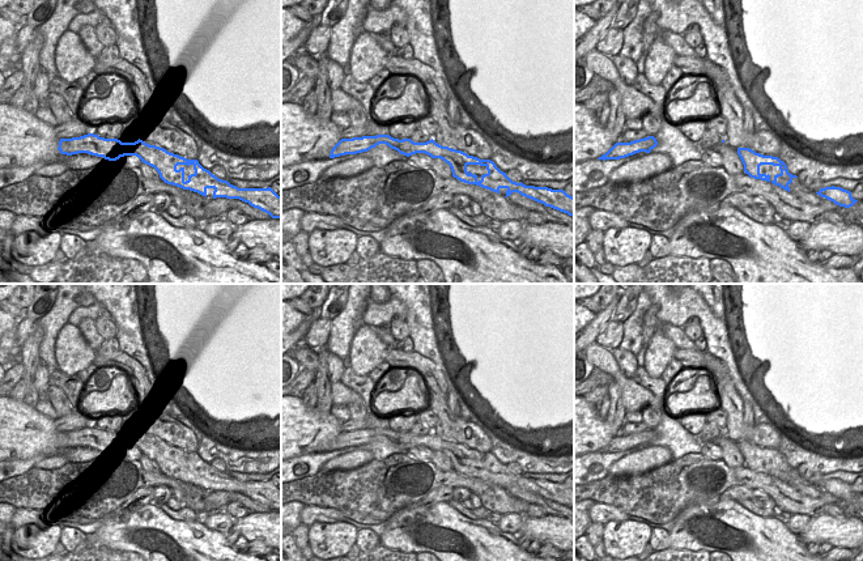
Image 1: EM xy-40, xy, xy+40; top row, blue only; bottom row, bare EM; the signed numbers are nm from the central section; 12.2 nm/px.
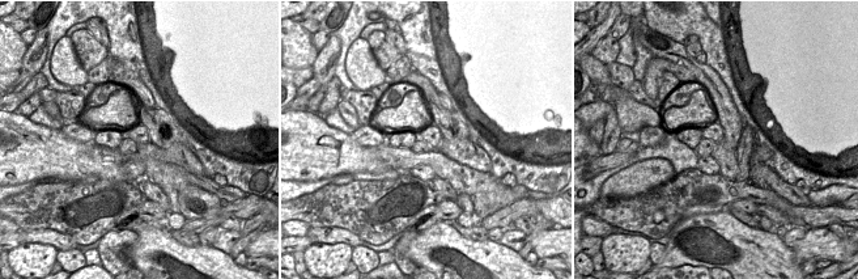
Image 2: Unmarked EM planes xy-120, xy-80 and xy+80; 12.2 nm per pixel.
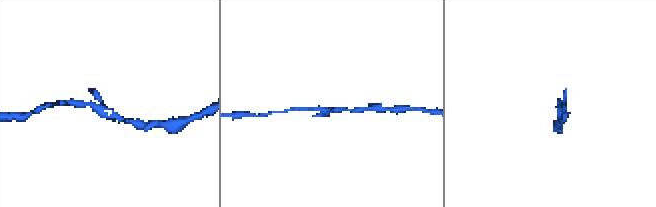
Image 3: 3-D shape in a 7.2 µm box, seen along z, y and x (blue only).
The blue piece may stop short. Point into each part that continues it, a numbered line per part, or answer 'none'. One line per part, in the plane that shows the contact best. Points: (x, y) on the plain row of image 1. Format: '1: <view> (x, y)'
none

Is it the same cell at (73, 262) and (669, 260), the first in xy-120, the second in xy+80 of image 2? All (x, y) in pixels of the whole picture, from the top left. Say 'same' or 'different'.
different

